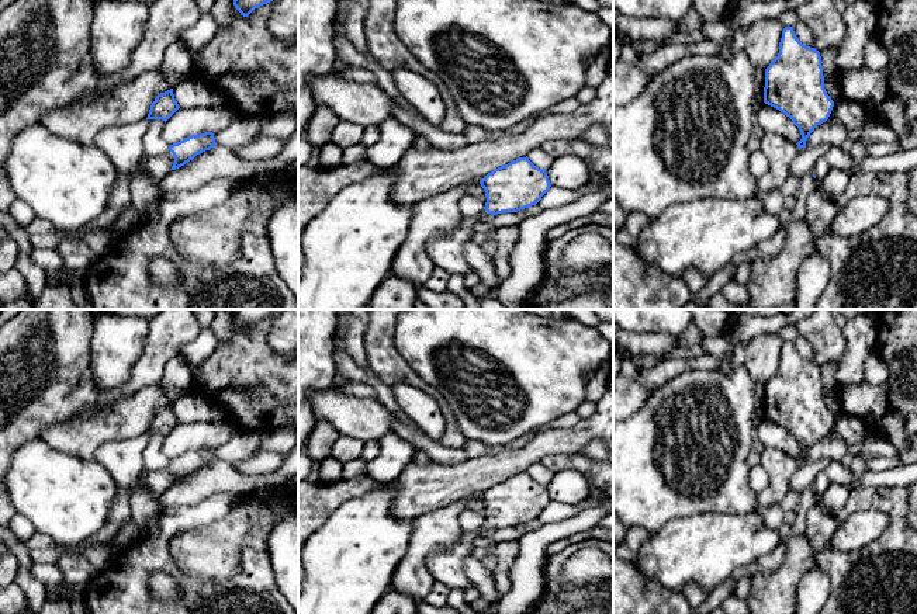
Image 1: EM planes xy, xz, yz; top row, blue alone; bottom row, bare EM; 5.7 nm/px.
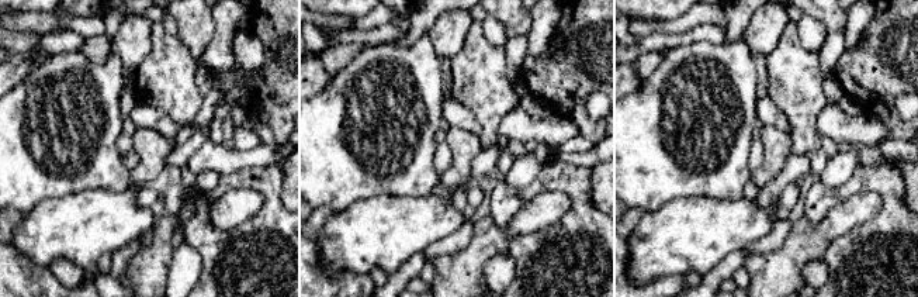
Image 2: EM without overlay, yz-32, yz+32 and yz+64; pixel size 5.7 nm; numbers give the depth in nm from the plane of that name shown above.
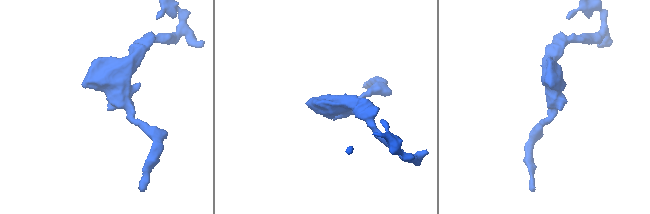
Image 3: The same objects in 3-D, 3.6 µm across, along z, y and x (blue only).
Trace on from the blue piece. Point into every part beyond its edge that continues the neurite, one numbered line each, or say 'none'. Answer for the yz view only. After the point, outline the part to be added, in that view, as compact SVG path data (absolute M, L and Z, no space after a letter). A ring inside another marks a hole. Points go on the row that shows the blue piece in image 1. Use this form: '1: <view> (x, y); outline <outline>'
1: yz (834, 159); outline M831 146L816 163L813 173L816 178L823 180L831 170L844 170L851 176L861 173L909 173L917 167L917 146L911 150L902 150L882 157L864 155L855 162L849 153L838 146Z

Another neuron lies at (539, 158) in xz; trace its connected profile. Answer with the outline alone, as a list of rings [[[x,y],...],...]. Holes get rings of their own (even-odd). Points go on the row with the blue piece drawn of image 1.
[[[541,148],[533,149],[527,157],[536,167],[541,170],[547,170],[553,163],[553,157],[546,153]]]

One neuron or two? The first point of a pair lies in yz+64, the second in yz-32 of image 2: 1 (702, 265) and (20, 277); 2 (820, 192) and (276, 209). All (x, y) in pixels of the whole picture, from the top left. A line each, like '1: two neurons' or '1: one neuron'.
1: two neurons
2: one neuron

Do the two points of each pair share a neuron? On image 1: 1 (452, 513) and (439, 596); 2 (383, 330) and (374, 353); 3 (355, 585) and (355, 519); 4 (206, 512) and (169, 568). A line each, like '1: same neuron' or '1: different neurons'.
1: different neurons
2: same neuron
3: same neuron
4: same neuron

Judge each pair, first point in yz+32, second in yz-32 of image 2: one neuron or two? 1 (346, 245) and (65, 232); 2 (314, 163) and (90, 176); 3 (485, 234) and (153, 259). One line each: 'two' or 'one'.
1: one
2: one
3: one

